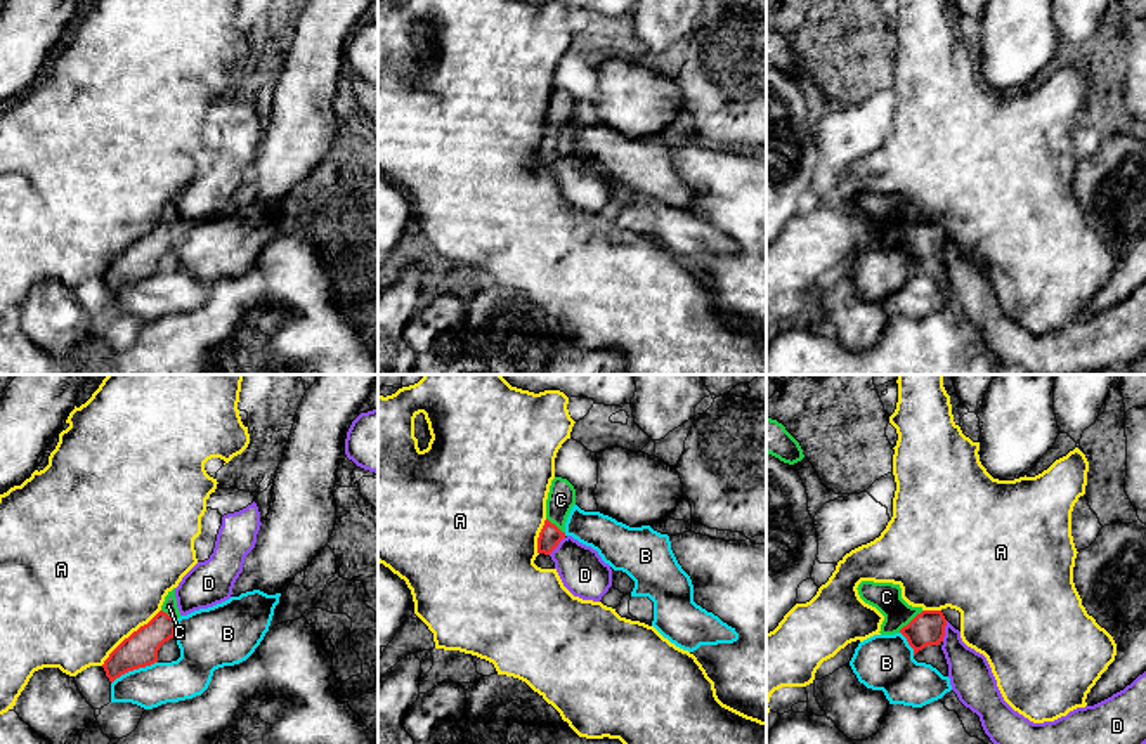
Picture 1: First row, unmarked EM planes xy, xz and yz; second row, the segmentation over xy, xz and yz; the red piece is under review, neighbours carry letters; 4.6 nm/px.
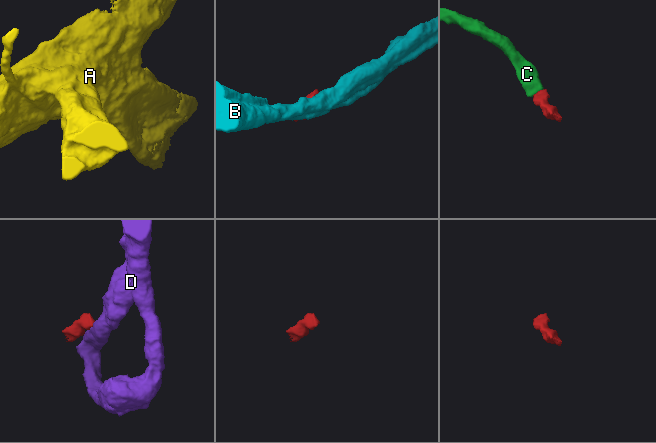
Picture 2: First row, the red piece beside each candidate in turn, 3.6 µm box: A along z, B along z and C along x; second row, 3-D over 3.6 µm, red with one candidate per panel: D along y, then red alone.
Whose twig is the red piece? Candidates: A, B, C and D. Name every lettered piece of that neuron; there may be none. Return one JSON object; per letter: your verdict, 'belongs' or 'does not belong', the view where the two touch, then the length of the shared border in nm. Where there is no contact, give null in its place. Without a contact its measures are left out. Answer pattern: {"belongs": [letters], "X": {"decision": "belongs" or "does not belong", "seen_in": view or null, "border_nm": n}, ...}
{"belongs": ["C"], "A": {"decision": "does not belong", "seen_in": "xy", "border_nm": 380}, "B": {"decision": "does not belong", "seen_in": "xy", "border_nm": 240}, "C": {"decision": "belongs", "seen_in": "yz", "border_nm": 160}, "D": {"decision": "does not belong", "seen_in": "yz", "border_nm": 100}}

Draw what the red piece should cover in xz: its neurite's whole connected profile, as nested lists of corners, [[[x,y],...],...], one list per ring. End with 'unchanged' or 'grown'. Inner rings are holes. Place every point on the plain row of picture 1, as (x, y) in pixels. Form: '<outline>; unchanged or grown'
[[[555,88],[546,111],[546,132],[537,149],[537,165],[550,166],[565,149],[565,134],[574,116],[574,97],[567,90]]]; grown

